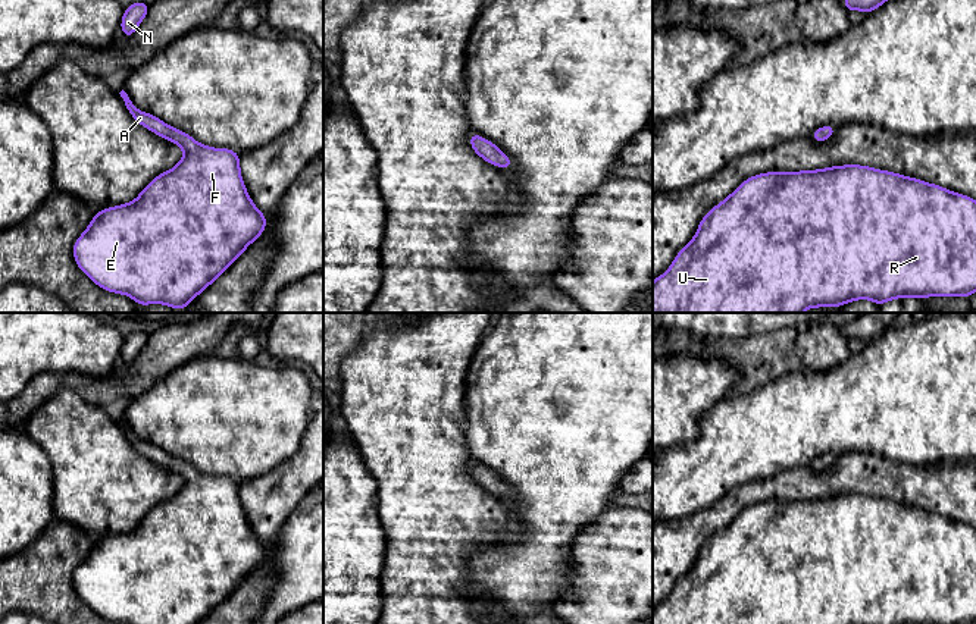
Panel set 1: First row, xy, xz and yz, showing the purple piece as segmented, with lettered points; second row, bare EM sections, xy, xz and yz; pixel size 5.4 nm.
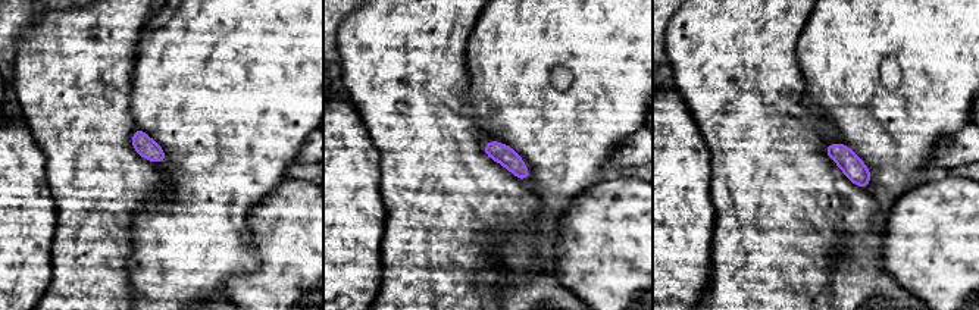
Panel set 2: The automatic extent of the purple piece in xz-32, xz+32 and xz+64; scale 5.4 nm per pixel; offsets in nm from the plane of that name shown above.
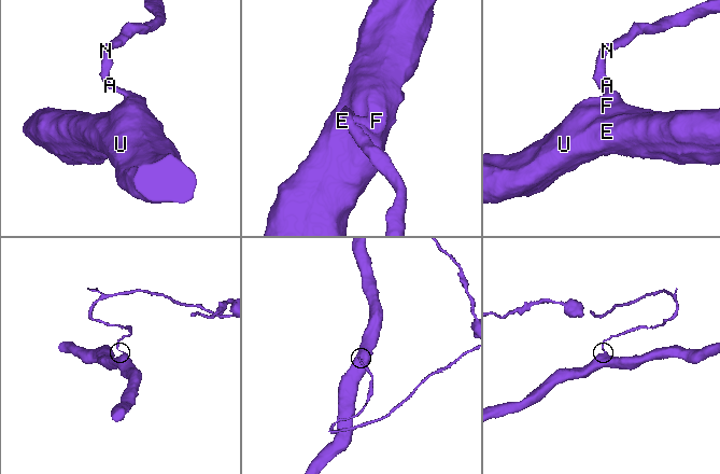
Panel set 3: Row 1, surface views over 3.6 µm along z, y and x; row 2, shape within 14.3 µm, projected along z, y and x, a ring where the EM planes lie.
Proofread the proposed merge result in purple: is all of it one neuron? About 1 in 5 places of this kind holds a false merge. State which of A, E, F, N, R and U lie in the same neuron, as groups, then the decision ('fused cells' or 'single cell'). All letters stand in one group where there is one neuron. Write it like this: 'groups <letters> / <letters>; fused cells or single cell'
groups A E F N R U; single cell

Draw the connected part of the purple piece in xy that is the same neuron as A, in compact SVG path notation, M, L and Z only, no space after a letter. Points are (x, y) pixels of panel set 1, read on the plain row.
M123 418L119 423L140 454L178 473L184 486L175 496L156 505L132 532L97 540L75 570L73 587L81 601L104 620L123 624L198 624L263 562L266 545L253 533L244 515L240 483L200 473L159 446L138 439Z

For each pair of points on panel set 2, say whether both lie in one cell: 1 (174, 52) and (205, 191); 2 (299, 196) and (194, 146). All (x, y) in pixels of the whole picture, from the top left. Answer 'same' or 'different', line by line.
1: same
2: different

